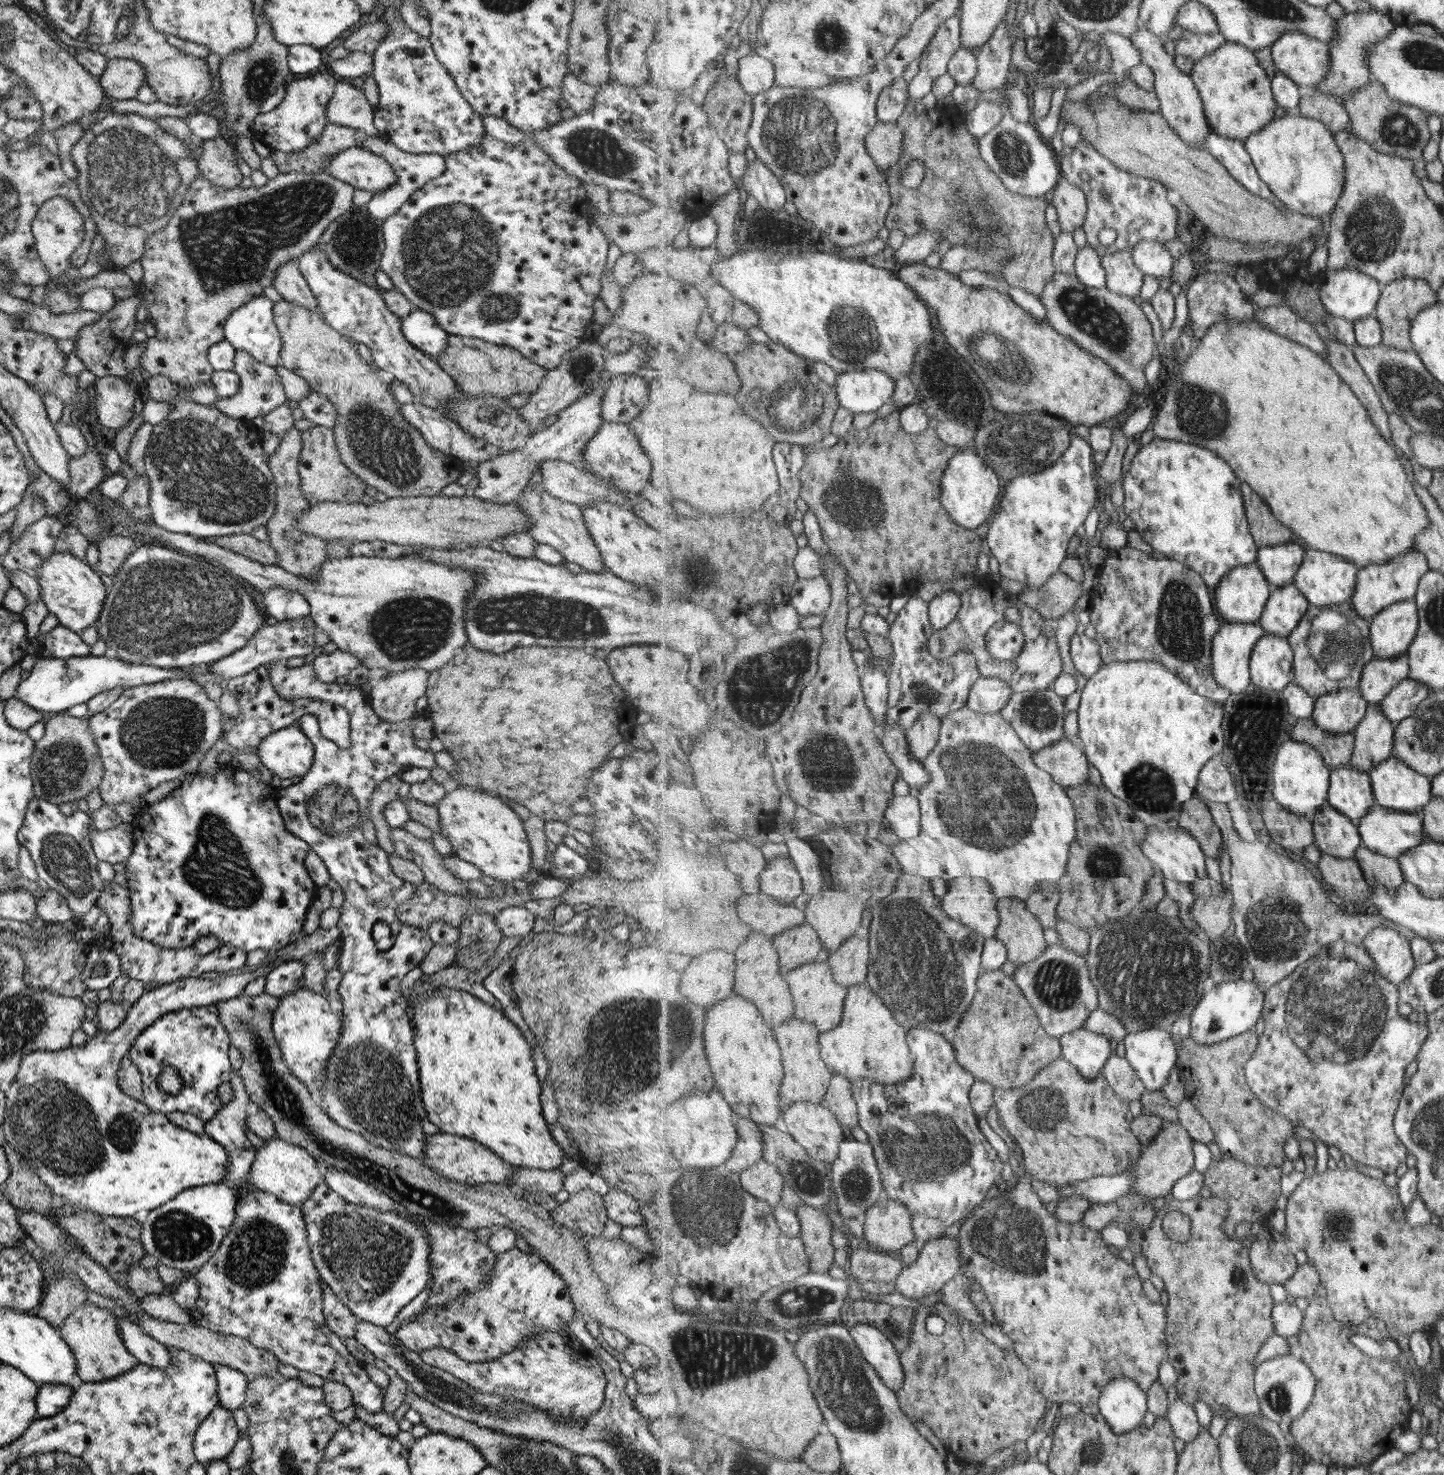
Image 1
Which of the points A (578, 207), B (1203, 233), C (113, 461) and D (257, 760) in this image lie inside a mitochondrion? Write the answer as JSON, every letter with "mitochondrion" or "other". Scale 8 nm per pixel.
{"A":"other","B":"other","C":"other","D":"other"}

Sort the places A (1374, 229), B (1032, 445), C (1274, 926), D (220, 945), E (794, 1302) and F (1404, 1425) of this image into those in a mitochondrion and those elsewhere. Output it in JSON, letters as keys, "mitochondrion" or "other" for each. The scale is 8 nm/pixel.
{"A":"mitochondrion","B":"mitochondrion","C":"mitochondrion","D":"other","E":"mitochondrion","F":"other"}

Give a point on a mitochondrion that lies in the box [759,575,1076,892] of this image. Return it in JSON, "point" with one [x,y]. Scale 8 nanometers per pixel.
{"point":[982,791]}

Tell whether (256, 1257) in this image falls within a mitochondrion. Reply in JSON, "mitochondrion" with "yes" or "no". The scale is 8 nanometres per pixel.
{"mitochondrion":"yes"}

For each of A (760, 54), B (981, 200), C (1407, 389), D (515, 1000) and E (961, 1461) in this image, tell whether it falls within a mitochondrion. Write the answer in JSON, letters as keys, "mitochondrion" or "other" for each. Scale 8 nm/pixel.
{"A":"other","B":"mitochondrion","C":"mitochondrion","D":"other","E":"other"}

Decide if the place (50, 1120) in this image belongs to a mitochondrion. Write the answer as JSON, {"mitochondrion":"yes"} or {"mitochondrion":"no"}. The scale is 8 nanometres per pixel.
{"mitochondrion":"yes"}

